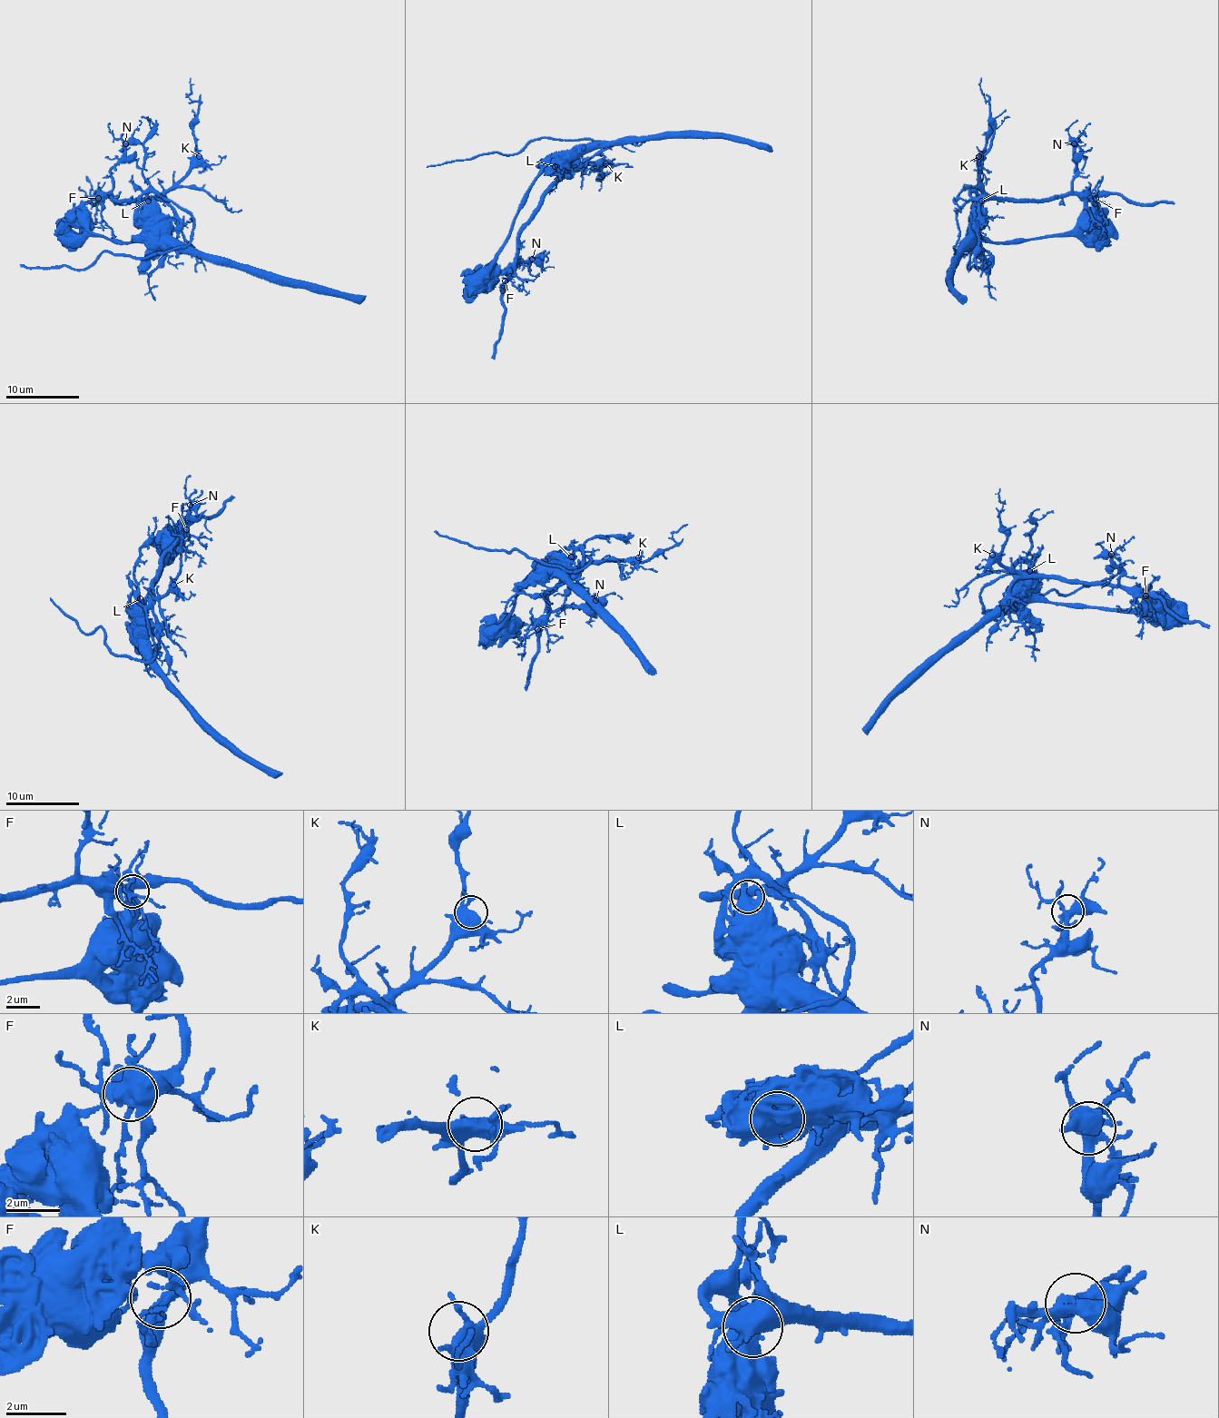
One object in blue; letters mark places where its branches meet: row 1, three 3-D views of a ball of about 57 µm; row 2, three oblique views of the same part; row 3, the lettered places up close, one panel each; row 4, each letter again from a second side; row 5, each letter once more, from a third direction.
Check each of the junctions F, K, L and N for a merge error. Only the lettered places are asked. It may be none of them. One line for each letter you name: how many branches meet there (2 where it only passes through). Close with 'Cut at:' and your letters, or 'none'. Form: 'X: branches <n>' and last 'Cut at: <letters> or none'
L: branches 4
Cut at: L

